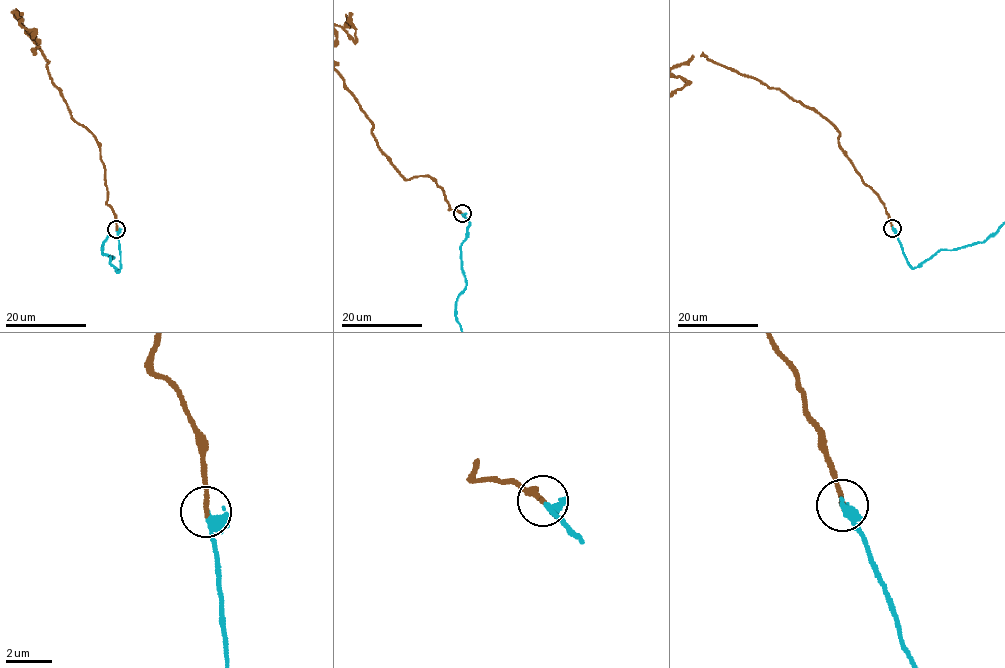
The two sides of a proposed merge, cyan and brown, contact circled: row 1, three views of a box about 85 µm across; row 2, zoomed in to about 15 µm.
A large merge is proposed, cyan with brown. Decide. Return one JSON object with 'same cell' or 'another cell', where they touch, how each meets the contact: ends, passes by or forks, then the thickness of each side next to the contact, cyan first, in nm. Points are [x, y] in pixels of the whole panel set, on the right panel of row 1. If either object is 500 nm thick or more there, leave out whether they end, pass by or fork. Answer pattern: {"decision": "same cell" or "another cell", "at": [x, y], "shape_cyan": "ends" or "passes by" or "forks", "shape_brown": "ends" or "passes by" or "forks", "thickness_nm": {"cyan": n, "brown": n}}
{"decision": "same cell", "at": [892, 228], "shape_cyan": "ends", "shape_brown": "ends", "thickness_nm": {"cyan": 400, "brown": 200}}

